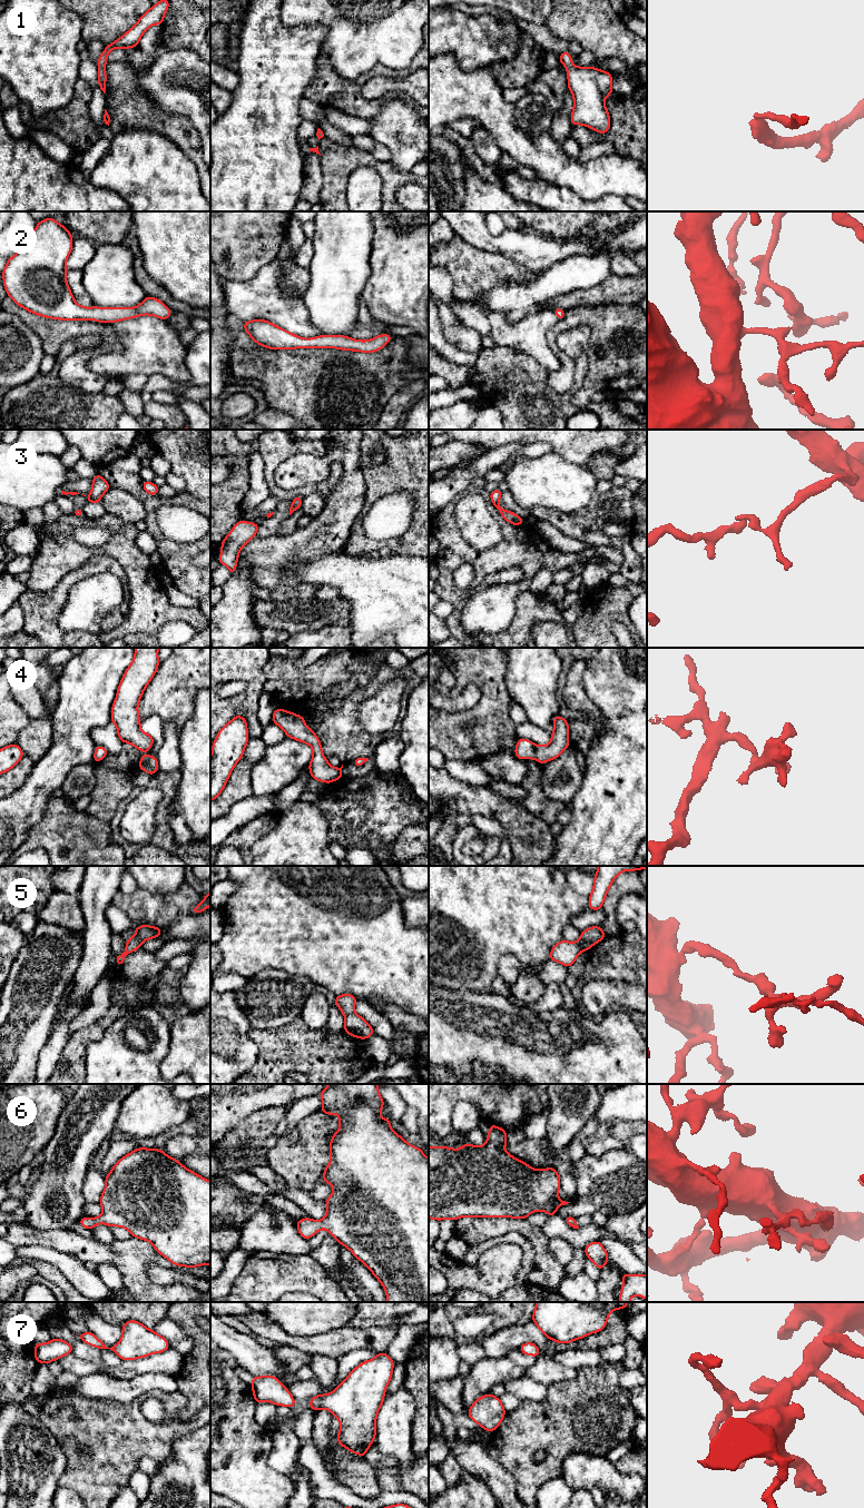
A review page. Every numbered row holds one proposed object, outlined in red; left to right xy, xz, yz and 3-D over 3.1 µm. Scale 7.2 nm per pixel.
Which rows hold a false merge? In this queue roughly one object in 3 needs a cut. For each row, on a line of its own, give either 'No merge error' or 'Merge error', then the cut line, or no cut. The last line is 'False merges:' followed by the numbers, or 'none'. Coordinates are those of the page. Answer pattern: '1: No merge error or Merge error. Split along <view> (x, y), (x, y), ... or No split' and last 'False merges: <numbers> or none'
1: No merge error. No split
2: No merge error. No split
3: No merge error. No split
4: No merge error. No split
5: No merge error. No split
6: No merge error. No split
7: No merge error. No split
False merges: none

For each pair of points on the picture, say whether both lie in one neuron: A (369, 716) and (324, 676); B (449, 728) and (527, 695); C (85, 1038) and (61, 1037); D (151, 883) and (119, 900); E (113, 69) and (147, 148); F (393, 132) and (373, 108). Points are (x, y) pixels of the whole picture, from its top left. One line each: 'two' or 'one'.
A: two
B: two
C: two
D: two
E: two
F: two

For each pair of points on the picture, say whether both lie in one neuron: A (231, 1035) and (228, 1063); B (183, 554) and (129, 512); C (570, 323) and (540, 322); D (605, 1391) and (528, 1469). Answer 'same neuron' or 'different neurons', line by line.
A: same neuron
B: different neurons
C: different neurons
D: same neuron

